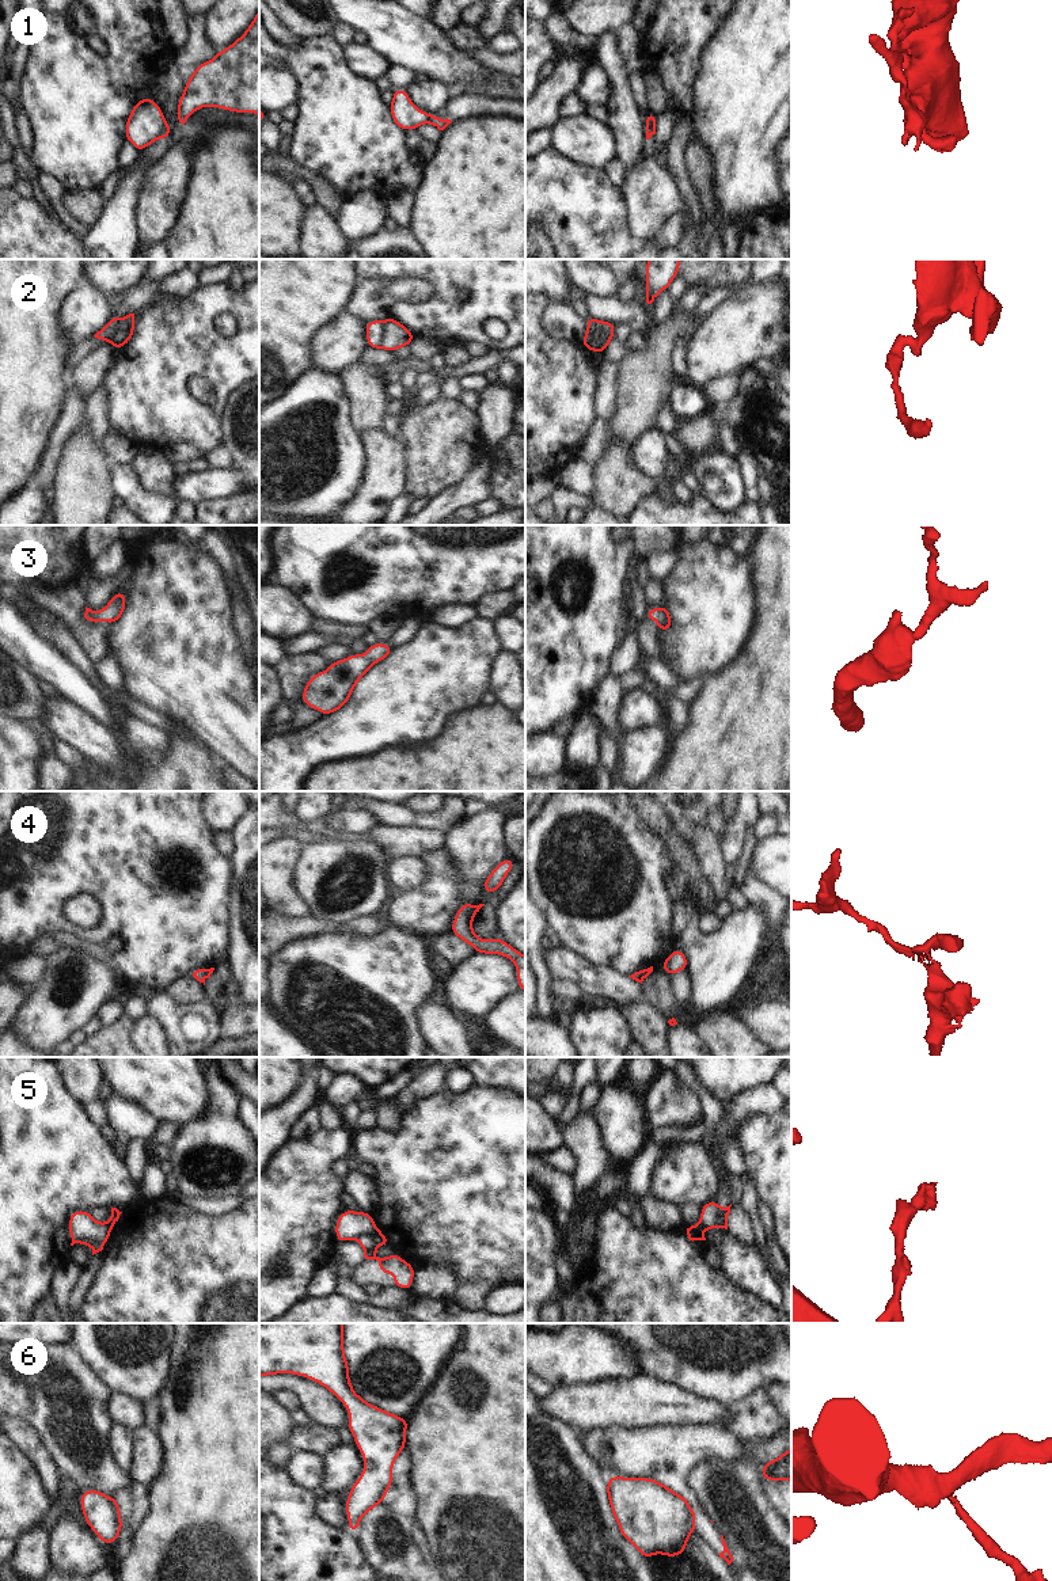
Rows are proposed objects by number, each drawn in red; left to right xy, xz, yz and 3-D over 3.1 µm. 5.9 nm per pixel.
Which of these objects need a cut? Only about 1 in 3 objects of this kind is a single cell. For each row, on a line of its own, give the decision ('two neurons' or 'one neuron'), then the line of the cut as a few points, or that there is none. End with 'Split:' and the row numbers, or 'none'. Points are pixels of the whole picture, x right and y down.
1: two neurons; cut xy (166, 124), (159, 136)
2: two neurons; cut yz (600, 320), (600, 334), (597, 337)
3: one neuron; cut none
4: two neurons; cut xz (474, 907), (470, 915), (470, 928), (473, 932)
5: two neurons; cut xz (376, 1228), (361, 1236)
6: two neurons; cut xy (111, 1498), (120, 1513)
Split: 1, 2, 4, 5, 6

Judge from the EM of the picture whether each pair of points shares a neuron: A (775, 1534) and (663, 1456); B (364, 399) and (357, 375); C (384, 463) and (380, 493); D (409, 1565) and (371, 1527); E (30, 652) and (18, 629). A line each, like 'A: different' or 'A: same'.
A: different
B: same
C: same
D: same
E: same

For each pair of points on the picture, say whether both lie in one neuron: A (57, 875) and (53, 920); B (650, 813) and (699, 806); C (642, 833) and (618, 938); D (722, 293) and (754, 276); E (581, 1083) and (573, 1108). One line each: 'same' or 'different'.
A: same
B: different
C: same
D: same
E: same

